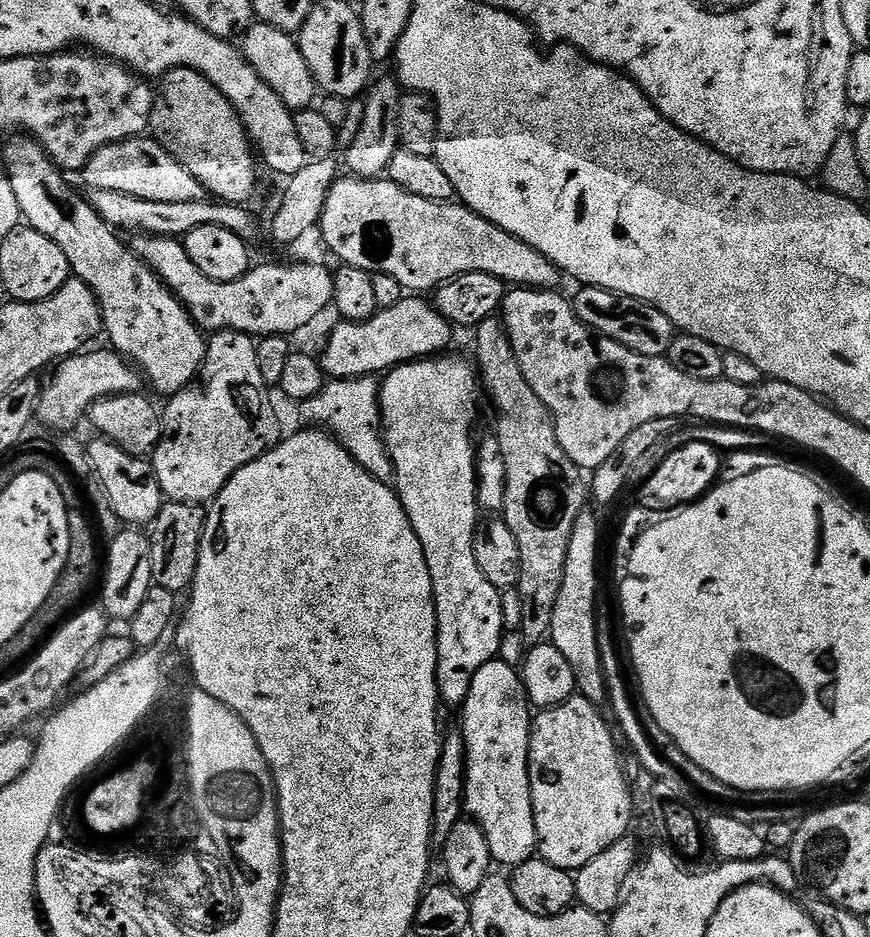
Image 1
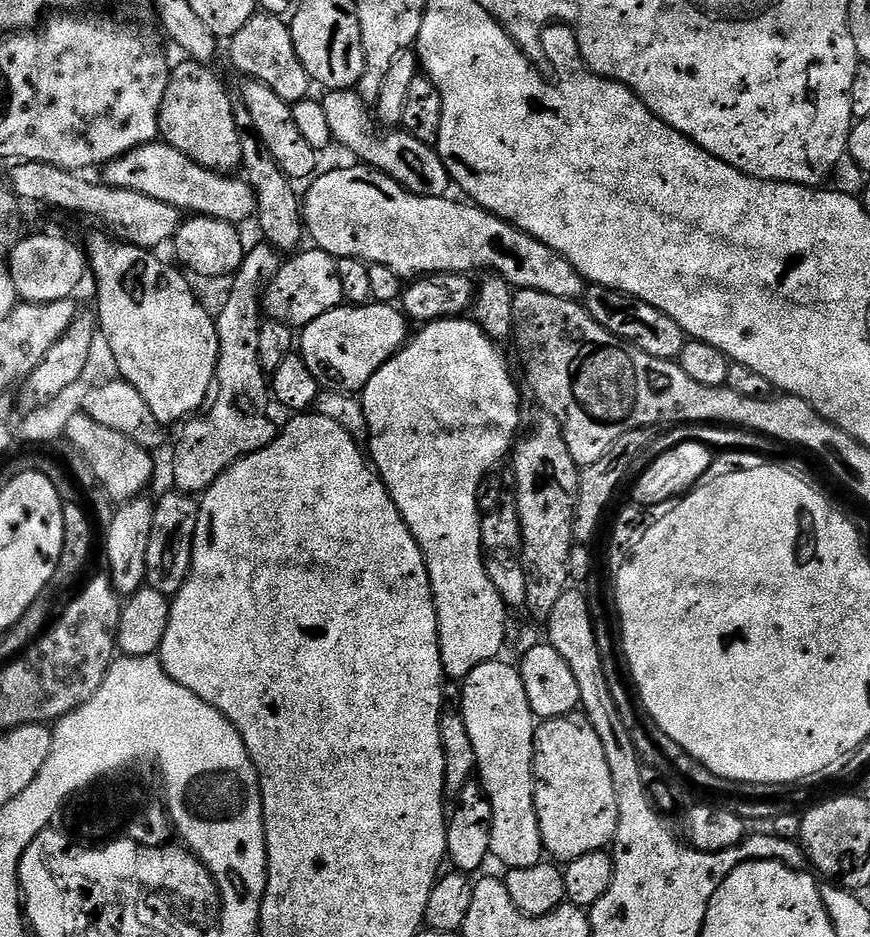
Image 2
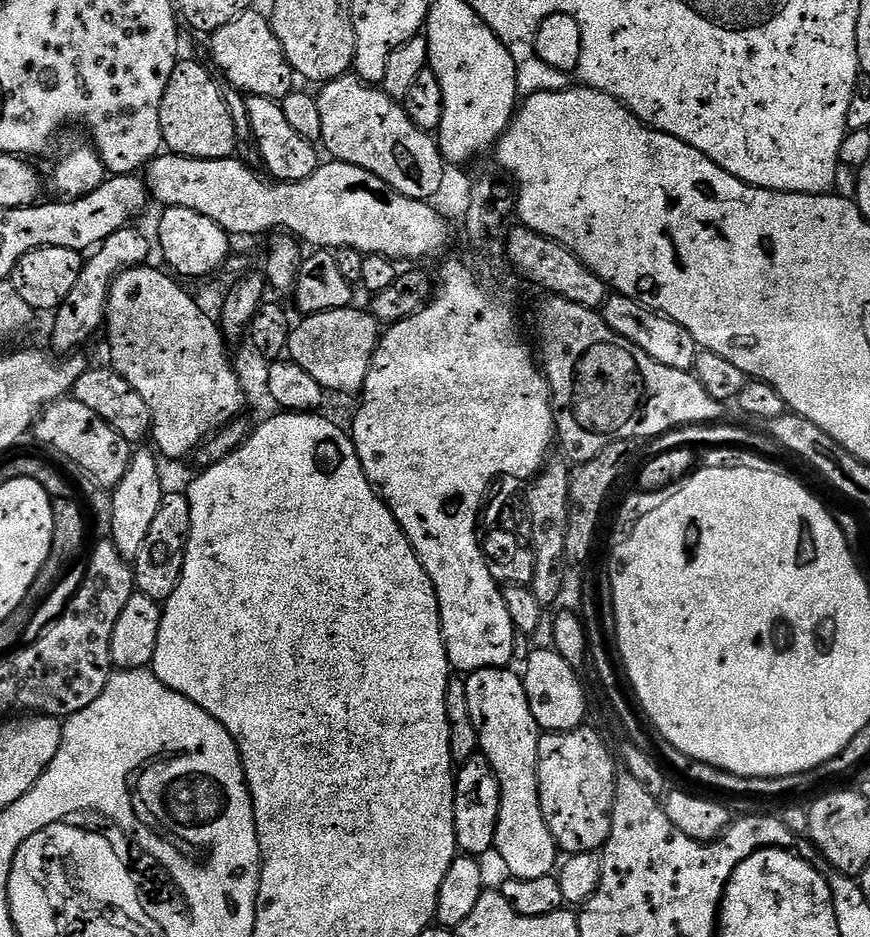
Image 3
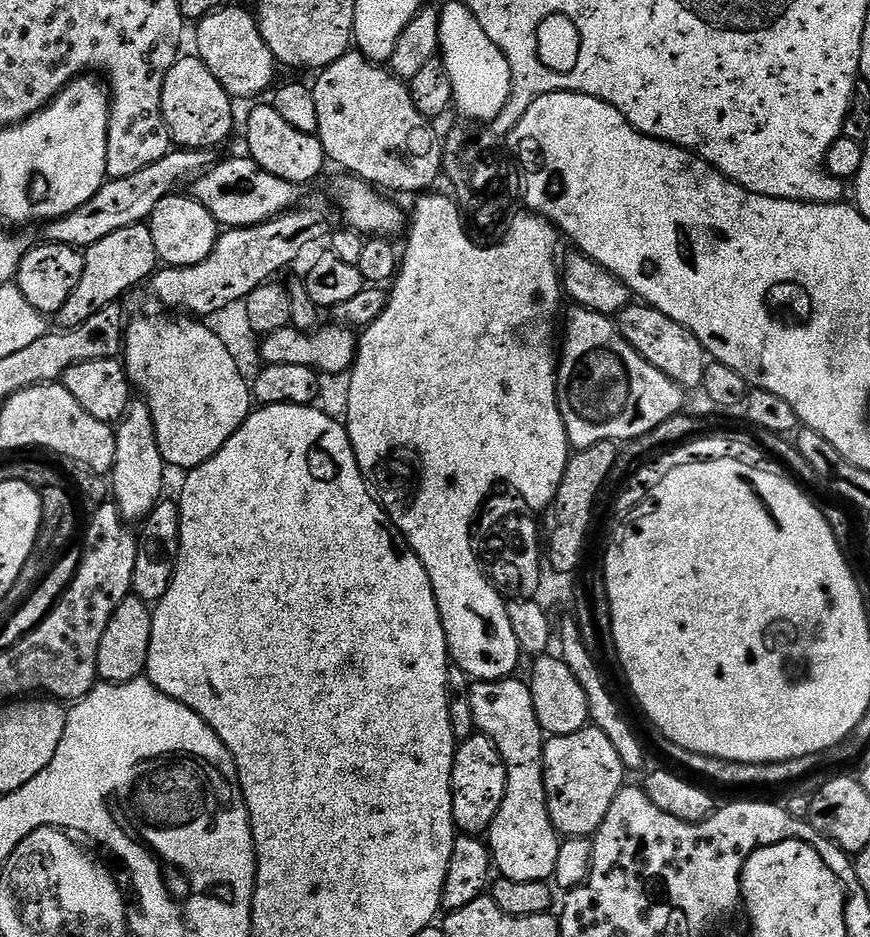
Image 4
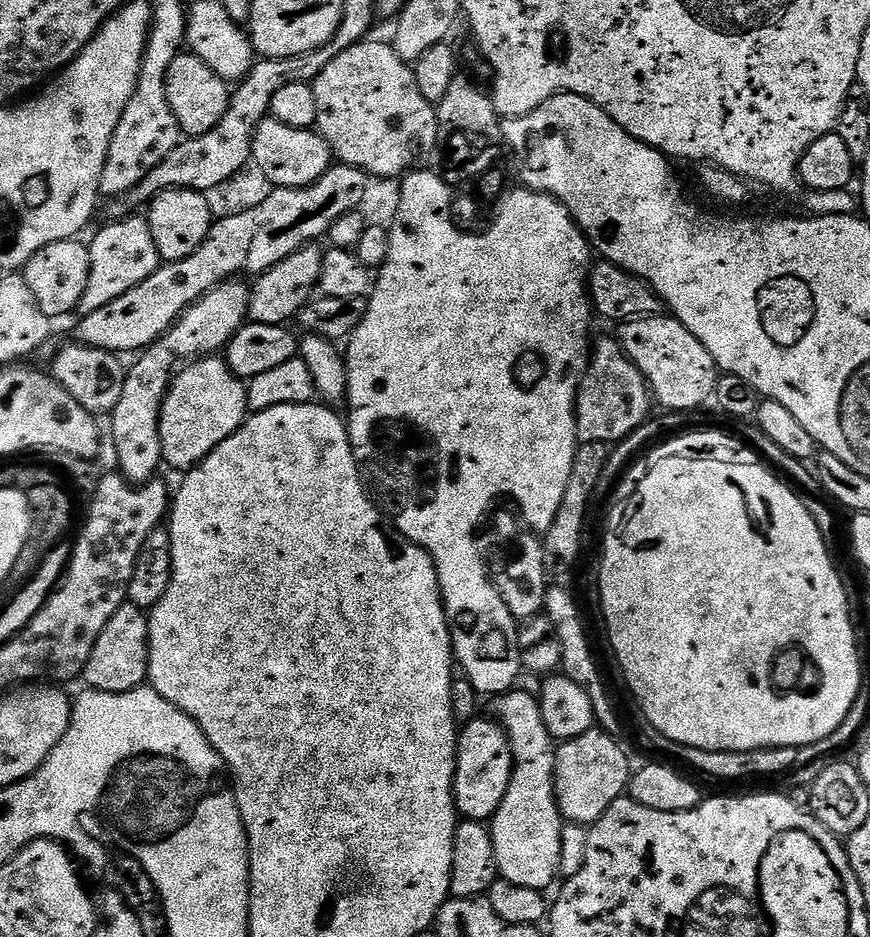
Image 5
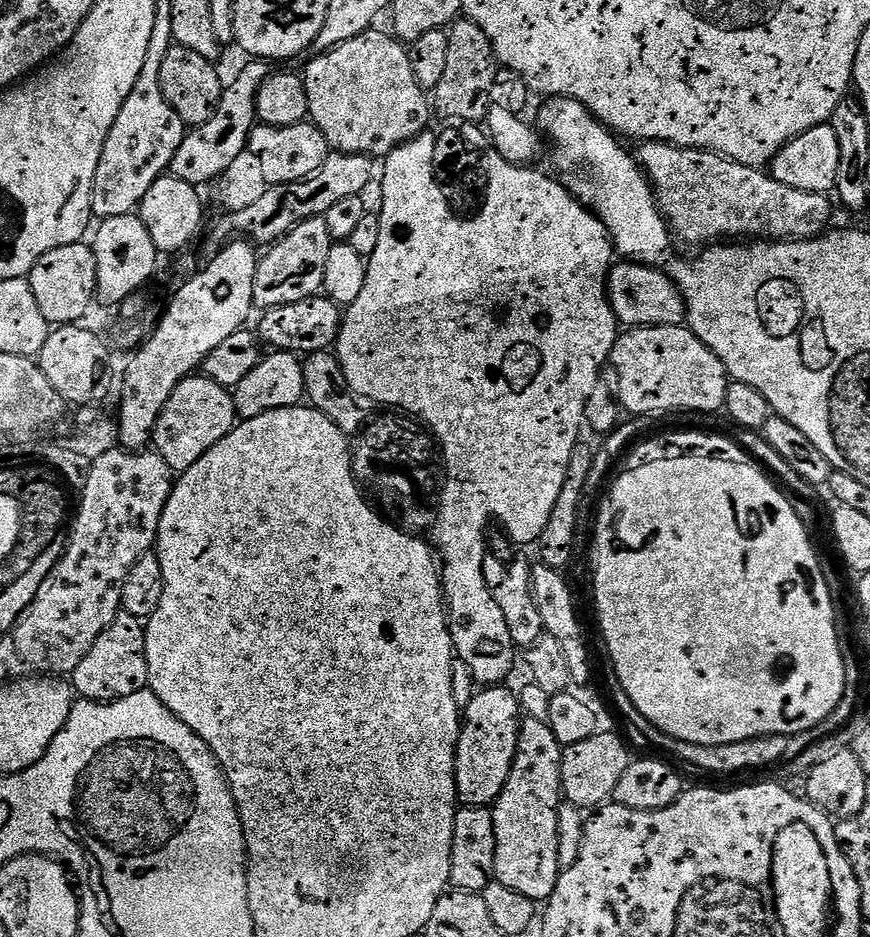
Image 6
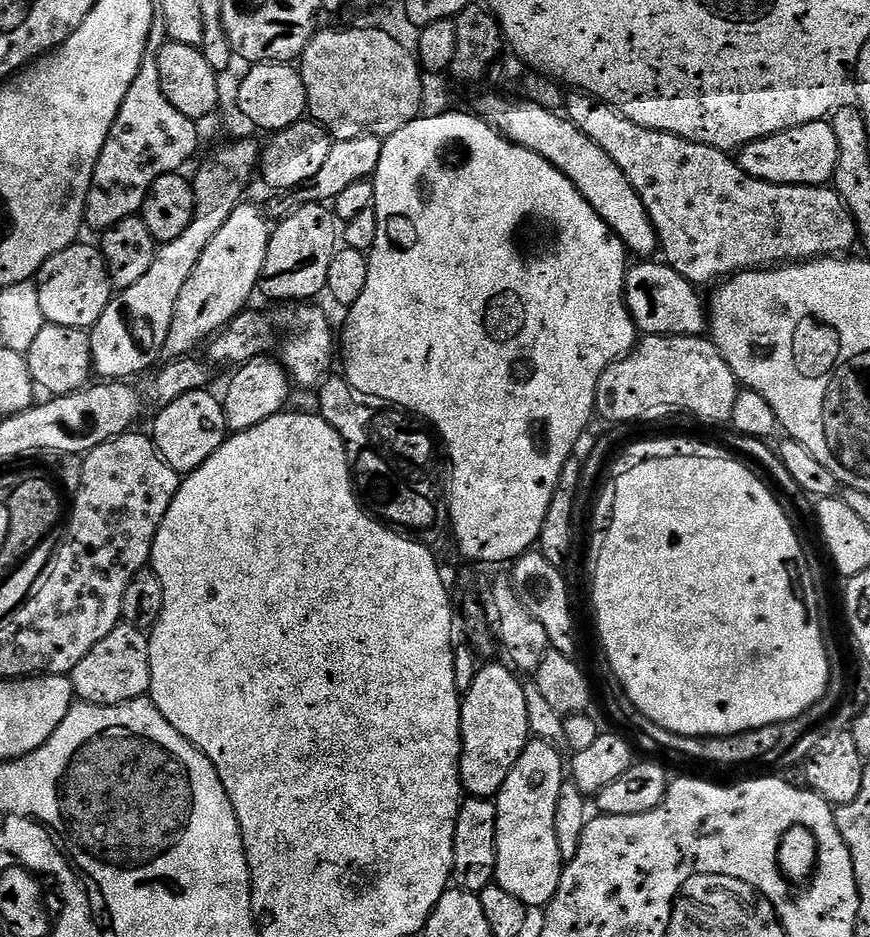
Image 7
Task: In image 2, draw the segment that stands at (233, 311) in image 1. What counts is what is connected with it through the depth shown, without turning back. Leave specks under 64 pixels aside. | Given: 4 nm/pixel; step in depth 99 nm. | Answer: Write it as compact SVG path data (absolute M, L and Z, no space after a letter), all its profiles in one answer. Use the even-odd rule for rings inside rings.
M315 246L309 249L309 252L300 250L285 259L263 292L263 315L294 330L303 330L310 322L314 322L314 318L322 318L322 314L345 303L342 281L338 279L337 257Z

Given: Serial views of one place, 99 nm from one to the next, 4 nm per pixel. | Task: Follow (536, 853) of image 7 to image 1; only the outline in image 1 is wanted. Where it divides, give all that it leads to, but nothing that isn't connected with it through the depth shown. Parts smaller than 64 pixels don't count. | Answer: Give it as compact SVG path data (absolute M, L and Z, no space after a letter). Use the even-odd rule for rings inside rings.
M499 658L486 662L470 682L470 694L465 698L464 745L466 746L466 774L464 775L464 811L482 830L490 846L490 854L497 865L515 866L533 859L537 851L534 810L528 773L528 747L532 737L533 713L519 671Z

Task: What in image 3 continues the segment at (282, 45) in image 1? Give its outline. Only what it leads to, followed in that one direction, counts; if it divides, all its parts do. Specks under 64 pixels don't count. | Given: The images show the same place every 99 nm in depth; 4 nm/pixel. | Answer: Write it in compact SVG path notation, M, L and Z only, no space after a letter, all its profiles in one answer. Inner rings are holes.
M256 11L243 12L241 16L234 18L234 22L226 22L226 26L222 26L218 31L211 33L212 60L216 63L217 69L215 68L215 71L221 77L224 75L223 79L234 85L238 91L248 96L261 96L279 102L294 91L294 84L292 84L294 73L286 54L282 50L282 42L278 42L278 38L274 34L271 19L265 13L263 16L262 13Z

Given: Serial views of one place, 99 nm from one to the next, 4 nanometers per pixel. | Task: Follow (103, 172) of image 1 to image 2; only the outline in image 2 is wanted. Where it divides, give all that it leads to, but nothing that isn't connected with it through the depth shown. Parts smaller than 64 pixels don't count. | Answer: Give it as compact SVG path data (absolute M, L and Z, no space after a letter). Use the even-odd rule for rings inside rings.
M163 142L139 144L134 150L103 165L103 172L102 180L108 187L134 190L146 194L146 198L158 198L158 202L166 202L184 214L209 216L237 226L243 225L243 220L251 221L256 215L256 199L243 178L198 166L186 158L186 154Z

